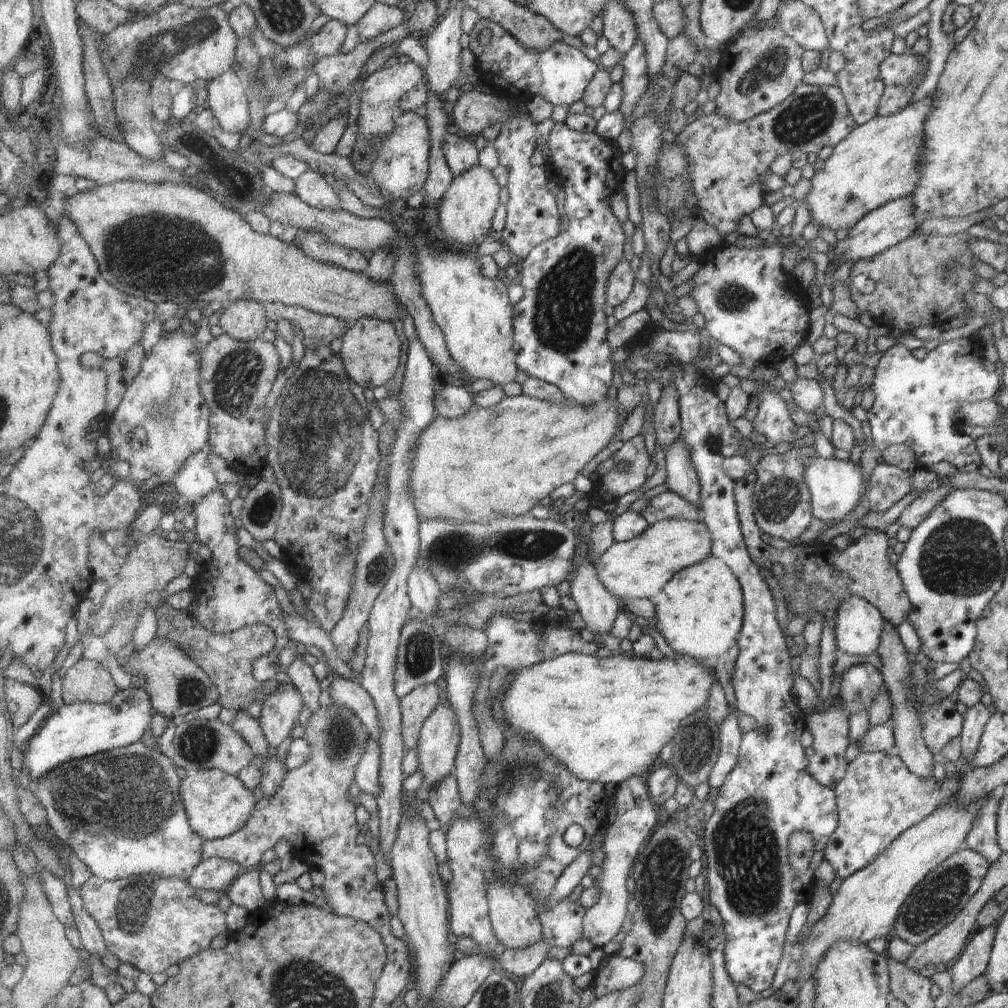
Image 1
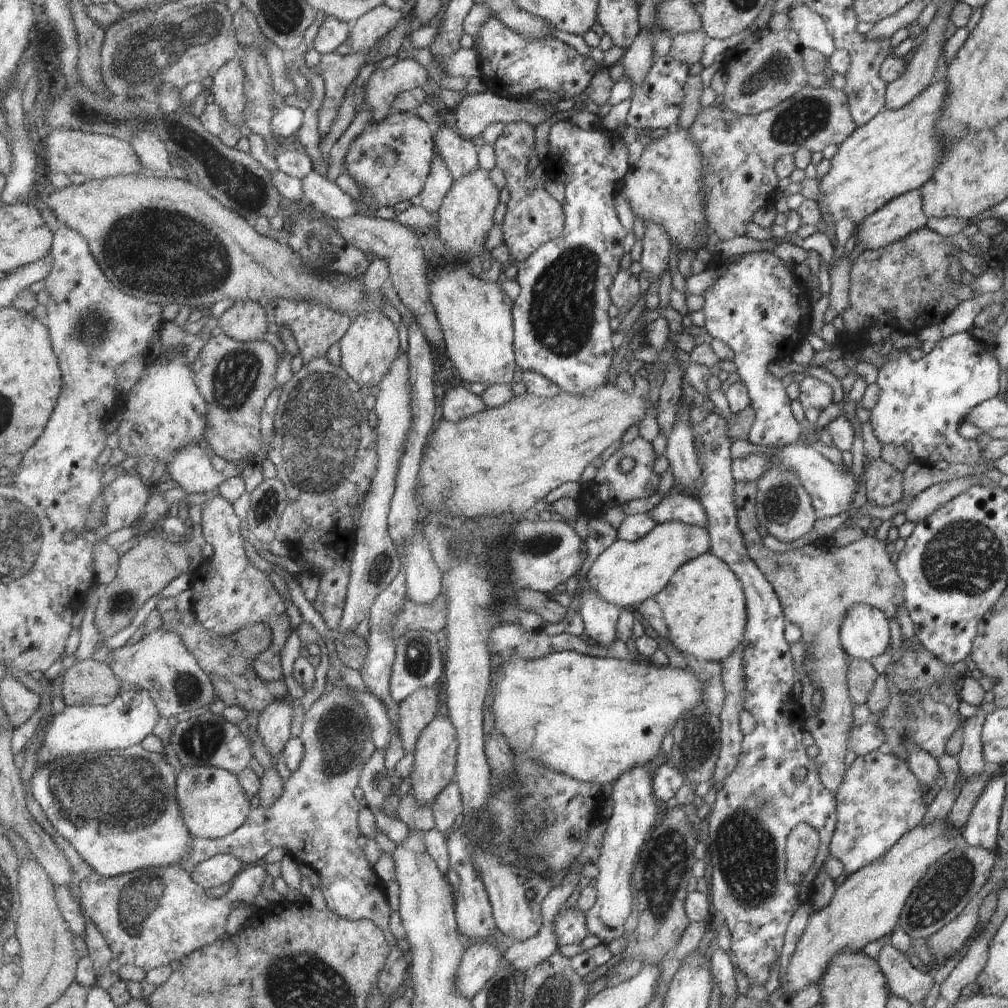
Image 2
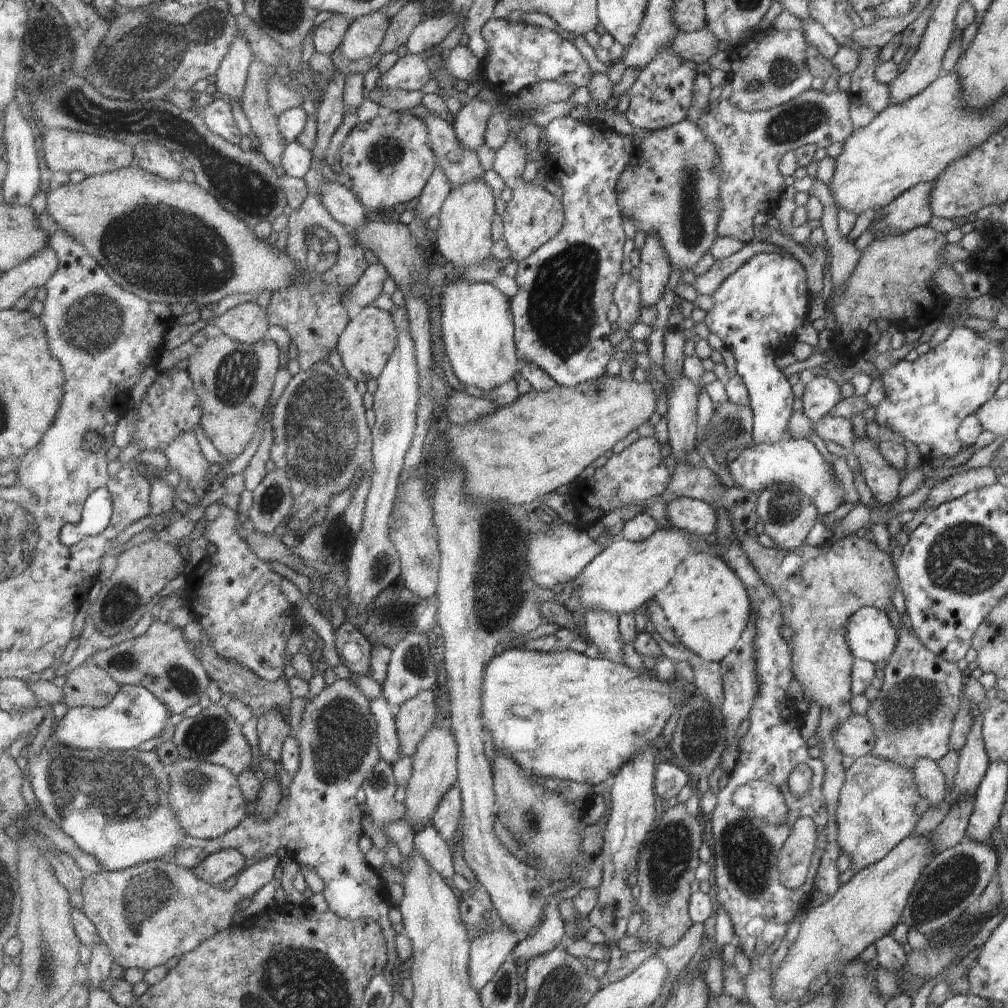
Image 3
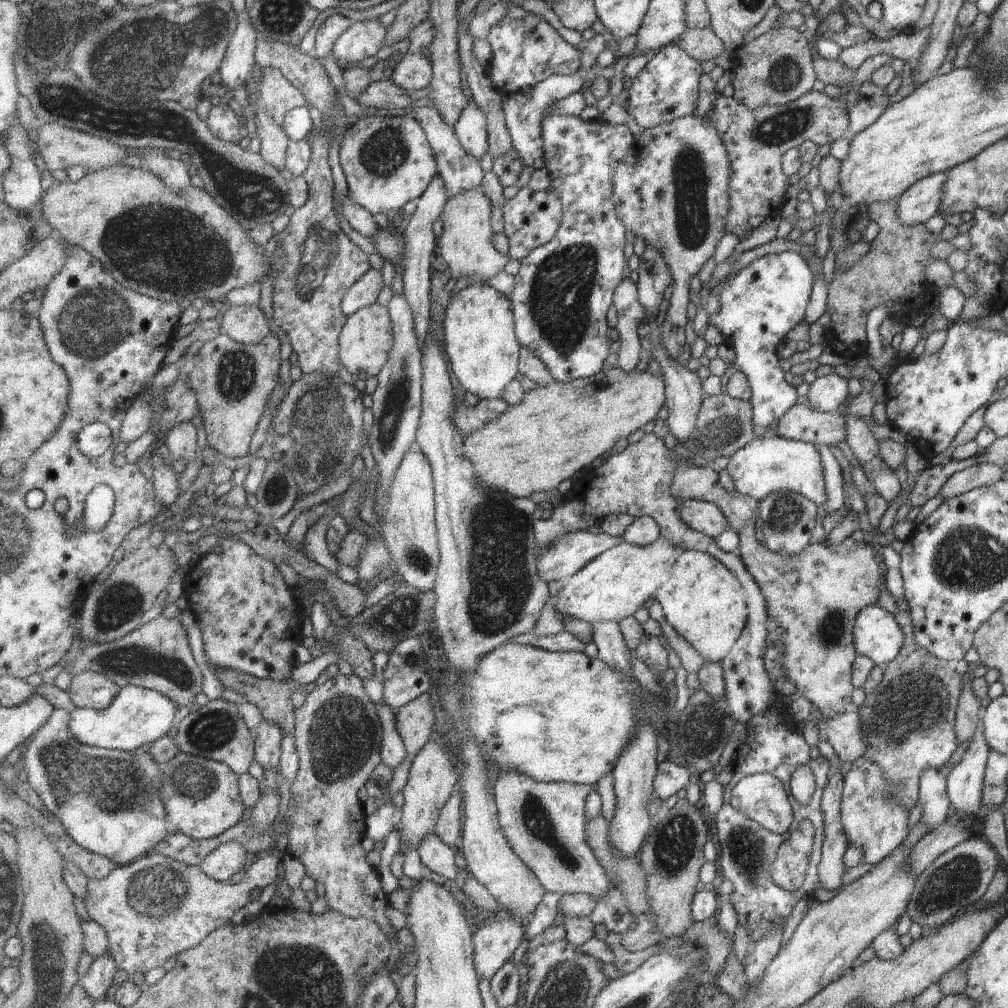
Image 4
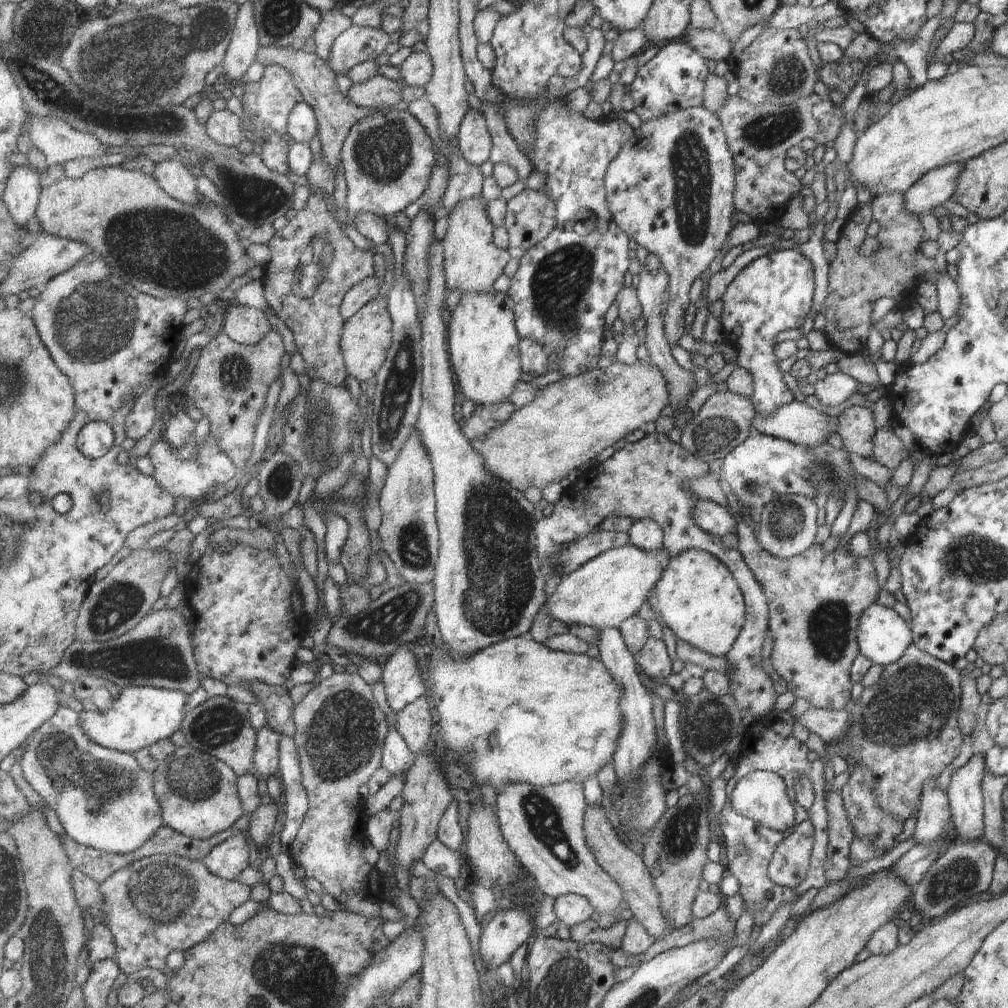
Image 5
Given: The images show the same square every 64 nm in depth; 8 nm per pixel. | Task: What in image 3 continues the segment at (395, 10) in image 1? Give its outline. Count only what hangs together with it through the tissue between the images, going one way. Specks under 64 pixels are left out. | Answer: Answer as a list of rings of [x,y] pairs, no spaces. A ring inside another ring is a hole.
[[[383,9],[355,19],[339,48],[340,55],[349,60],[368,60],[378,52],[391,22],[392,18]]]

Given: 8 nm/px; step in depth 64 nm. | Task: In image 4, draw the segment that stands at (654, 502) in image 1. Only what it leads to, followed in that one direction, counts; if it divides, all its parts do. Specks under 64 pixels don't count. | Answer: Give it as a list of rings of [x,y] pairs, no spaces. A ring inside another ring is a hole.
[[[684,500],[680,516],[691,528],[708,537],[719,536],[725,528],[728,528],[726,518],[717,505],[707,501]]]

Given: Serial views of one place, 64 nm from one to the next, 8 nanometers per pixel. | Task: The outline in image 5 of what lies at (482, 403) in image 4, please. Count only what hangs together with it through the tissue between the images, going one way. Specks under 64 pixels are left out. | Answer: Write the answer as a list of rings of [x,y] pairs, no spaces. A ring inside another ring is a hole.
[[[509,400],[505,403],[479,405],[470,419],[462,419],[461,426],[470,441],[487,436],[489,431],[507,423],[518,408]]]

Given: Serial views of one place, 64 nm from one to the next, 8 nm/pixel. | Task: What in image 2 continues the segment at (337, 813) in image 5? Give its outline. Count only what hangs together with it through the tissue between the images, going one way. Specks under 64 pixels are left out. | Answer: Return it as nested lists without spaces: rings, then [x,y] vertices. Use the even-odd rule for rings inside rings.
[[[340,682],[322,698],[319,698],[305,714],[300,739],[304,742],[305,756],[301,766],[291,772],[284,784],[283,794],[275,804],[264,807],[259,804],[252,810],[246,823],[233,834],[220,839],[194,838],[192,853],[182,863],[191,871],[199,863],[217,855],[237,857],[245,866],[262,862],[273,850],[284,846],[299,865],[313,869],[321,880],[321,890],[327,908],[351,920],[372,920],[387,937],[390,955],[381,973],[378,988],[390,1001],[399,994],[407,976],[407,958],[399,948],[397,938],[391,934],[391,906],[385,895],[384,883],[377,877],[373,866],[365,858],[365,852],[357,844],[359,830],[359,802],[353,796],[365,763],[376,754],[376,742],[372,735],[365,709],[352,699],[346,684]]]

